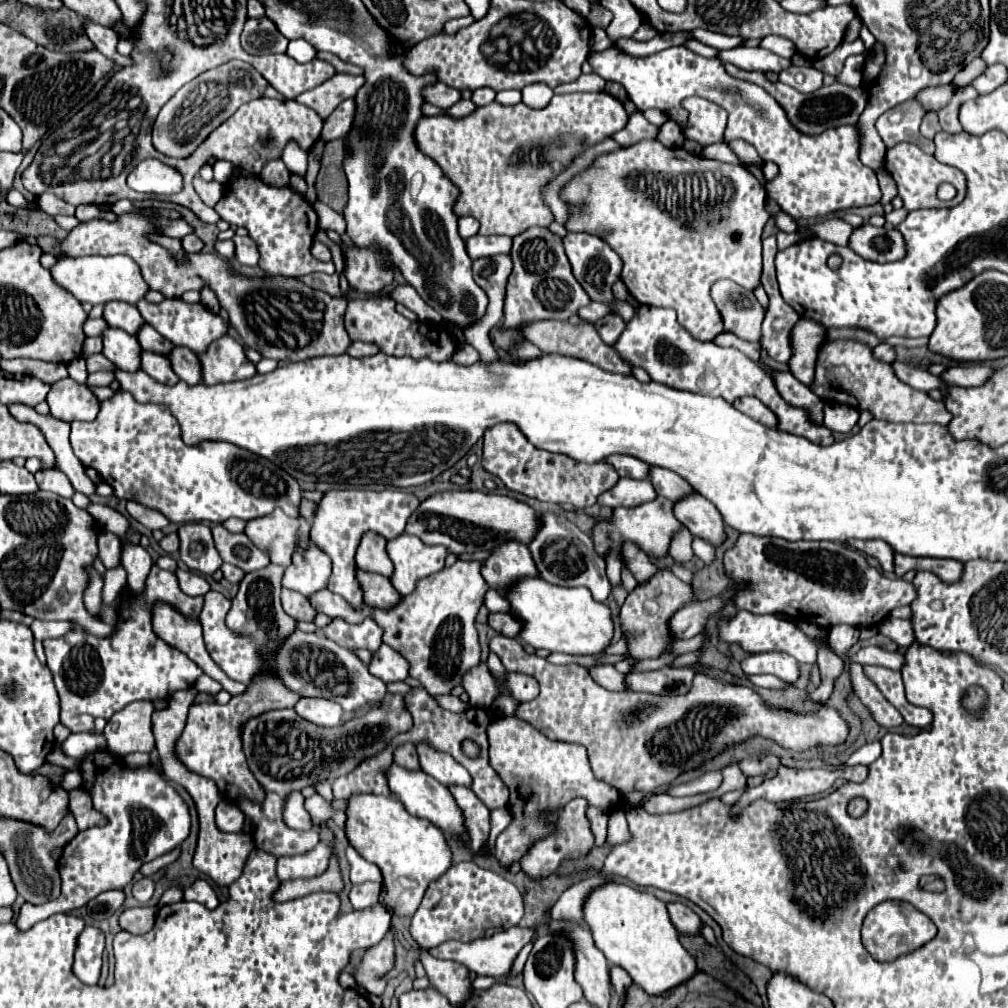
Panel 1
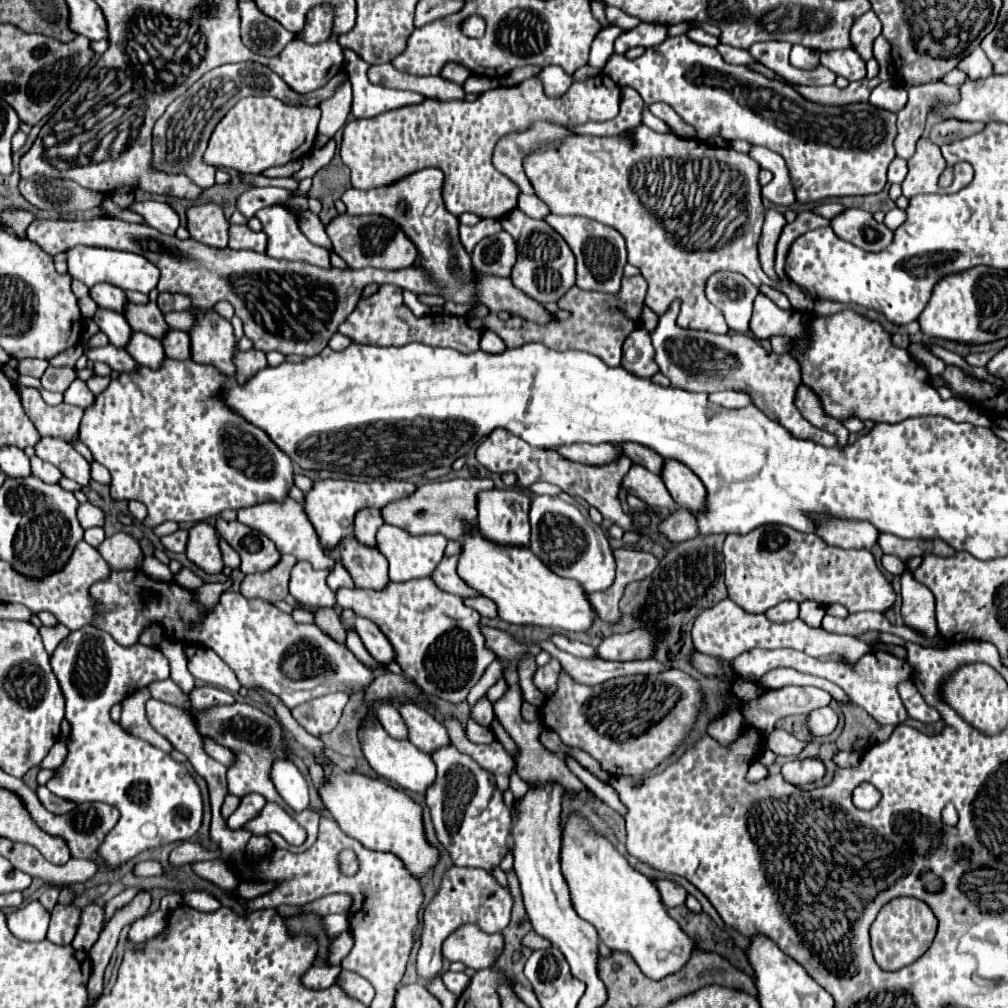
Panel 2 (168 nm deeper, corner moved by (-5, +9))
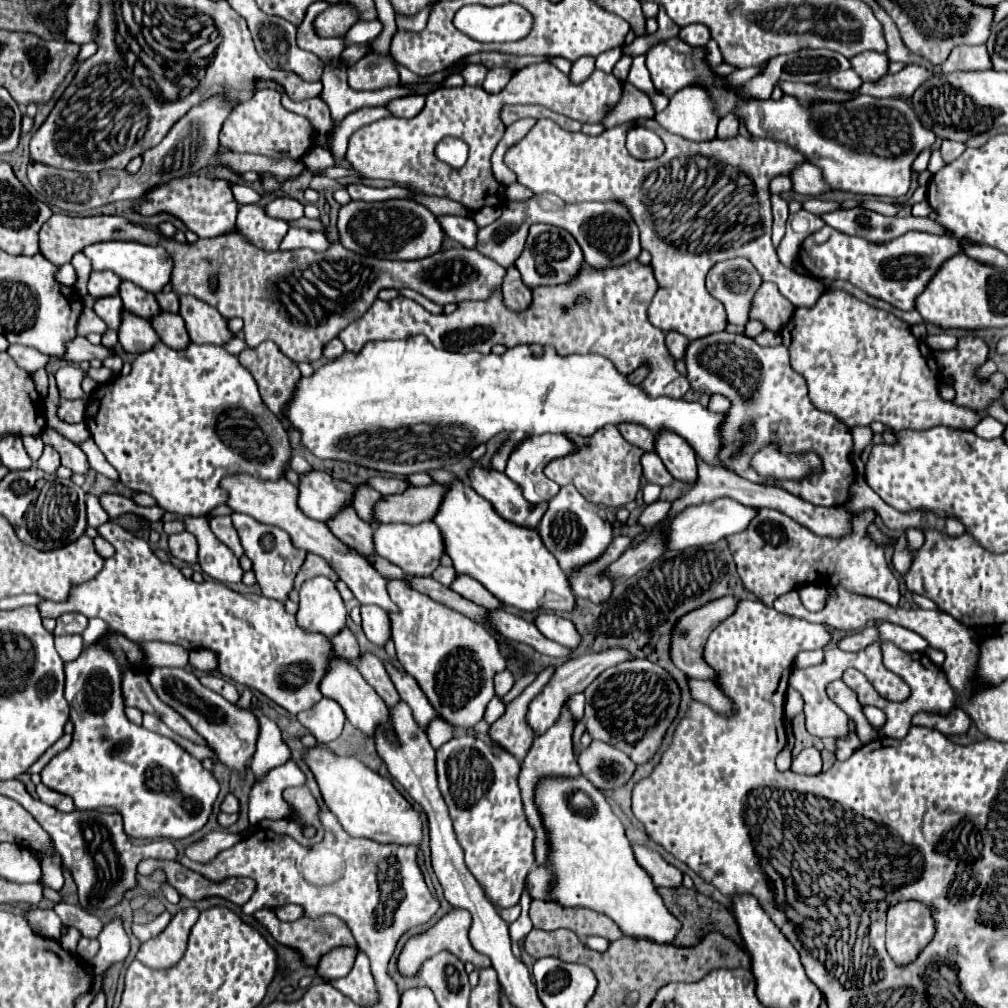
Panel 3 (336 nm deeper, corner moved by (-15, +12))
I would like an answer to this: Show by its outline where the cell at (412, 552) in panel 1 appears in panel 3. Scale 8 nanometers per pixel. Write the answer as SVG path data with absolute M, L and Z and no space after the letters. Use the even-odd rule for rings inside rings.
M434 522L420 524L380 524L374 528L374 546L376 554L400 566L404 572L414 576L430 576L444 554L444 540Z

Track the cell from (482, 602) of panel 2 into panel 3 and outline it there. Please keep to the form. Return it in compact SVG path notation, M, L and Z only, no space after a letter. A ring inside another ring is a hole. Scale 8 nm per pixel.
M458 574L454 578L454 582L450 584L450 588L454 592L458 592L460 596L472 600L478 606L484 606L484 608L502 608L502 604L498 602L498 598L494 598L492 594L488 594L488 590L478 580L474 580L474 578L466 576L466 574Z

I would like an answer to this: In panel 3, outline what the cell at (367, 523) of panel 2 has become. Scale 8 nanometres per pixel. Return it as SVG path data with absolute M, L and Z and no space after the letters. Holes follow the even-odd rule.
M362 482L356 486L354 498L352 498L352 508L356 508L360 518L364 518L372 524L372 506L376 504L376 500L380 500L380 494L376 490L372 490L366 482Z

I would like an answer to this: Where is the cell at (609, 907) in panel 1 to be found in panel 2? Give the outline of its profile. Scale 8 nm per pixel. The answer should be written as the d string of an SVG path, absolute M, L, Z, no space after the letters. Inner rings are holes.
M570 815L564 829L560 861L576 913L594 925L608 949L628 953L642 973L654 981L678 973L688 963L694 941L668 915L658 887L632 869L614 845L600 833L590 831L588 823L578 815Z

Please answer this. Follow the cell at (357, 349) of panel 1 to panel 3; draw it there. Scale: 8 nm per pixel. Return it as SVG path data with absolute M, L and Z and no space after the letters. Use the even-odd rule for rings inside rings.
M334 338L332 342L328 342L328 346L324 346L324 358L326 360L336 360L336 358L340 358L344 354L344 344L338 340L338 338Z

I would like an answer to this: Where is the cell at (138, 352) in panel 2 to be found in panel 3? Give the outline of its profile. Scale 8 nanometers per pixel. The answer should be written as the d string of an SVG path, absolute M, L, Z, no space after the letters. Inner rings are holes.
M122 310L118 340L126 352L142 354L142 352L148 352L160 338L152 330L148 320L144 320L144 318L128 312L128 310Z

